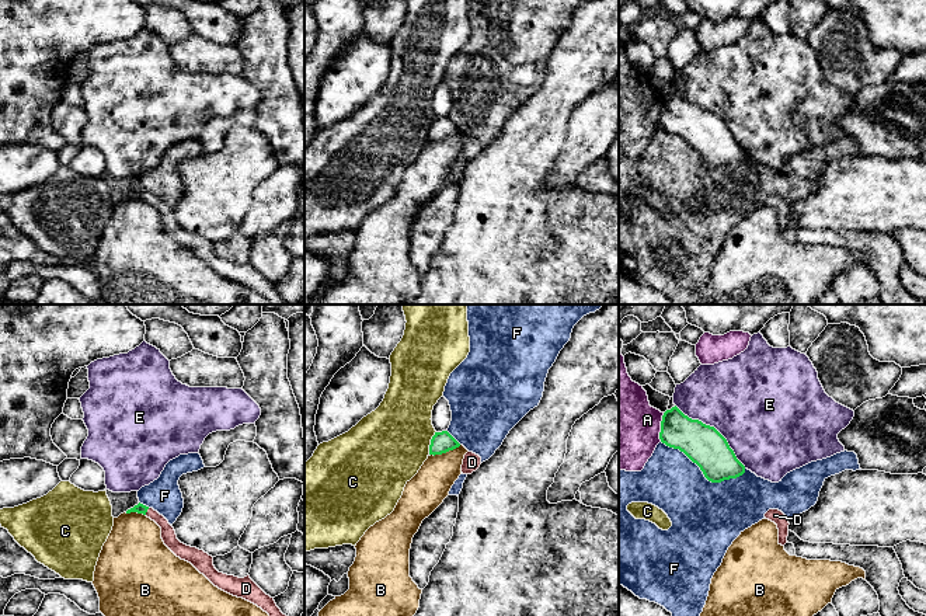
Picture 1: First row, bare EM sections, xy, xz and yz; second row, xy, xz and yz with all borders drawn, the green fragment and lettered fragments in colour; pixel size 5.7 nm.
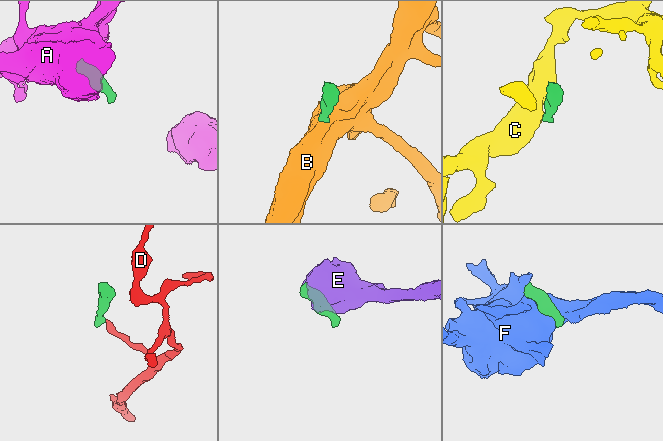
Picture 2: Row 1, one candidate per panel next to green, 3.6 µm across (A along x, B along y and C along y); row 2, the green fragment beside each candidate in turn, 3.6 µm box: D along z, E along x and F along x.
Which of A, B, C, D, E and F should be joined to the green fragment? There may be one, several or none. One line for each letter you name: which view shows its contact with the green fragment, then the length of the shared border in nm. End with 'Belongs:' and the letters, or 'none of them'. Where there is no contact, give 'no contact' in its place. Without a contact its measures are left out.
D: contact in xy; length 50 nm
Belongs: D

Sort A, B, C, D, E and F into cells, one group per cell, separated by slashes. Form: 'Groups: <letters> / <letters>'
Groups: A / B / C / D / E / F

